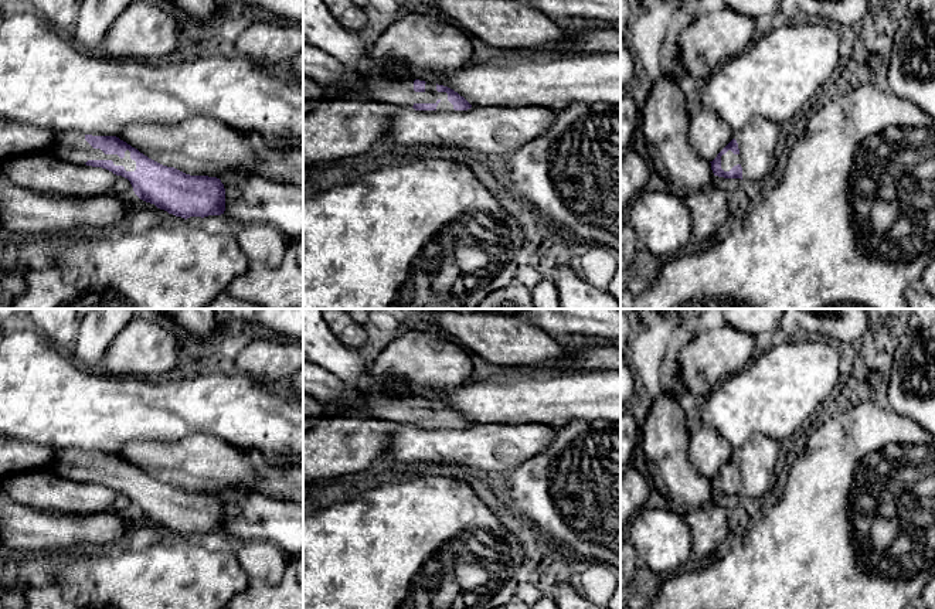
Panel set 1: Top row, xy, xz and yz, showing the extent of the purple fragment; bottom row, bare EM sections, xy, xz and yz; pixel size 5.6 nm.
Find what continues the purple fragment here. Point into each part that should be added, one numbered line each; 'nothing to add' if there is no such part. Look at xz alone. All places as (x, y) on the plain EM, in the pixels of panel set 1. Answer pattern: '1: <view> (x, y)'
1: xz (325, 387)

